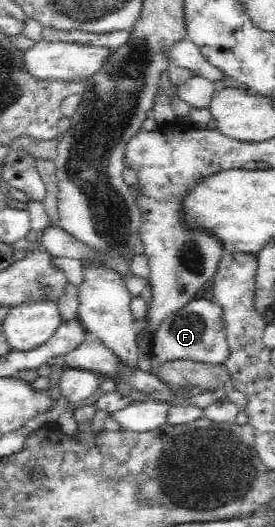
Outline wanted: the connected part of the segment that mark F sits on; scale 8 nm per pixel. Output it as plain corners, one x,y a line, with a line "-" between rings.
198,296
186,306
172,311
160,321
151,337
149,346
151,356
160,363
181,358
192,359
209,365
224,365
230,356
230,345
226,338
222,307
214,300

